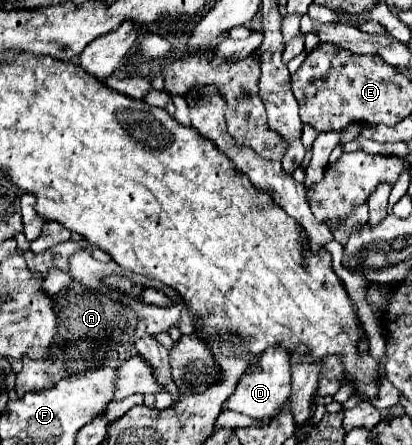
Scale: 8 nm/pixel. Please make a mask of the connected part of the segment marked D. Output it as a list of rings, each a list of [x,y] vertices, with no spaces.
[[[265,349],[263,357],[259,357],[259,365],[255,369],[251,369],[251,373],[239,381],[237,389],[227,399],[225,409],[245,413],[257,421],[273,419],[283,409],[283,405],[287,403],[289,393],[291,393],[289,353],[283,353],[283,349]]]

